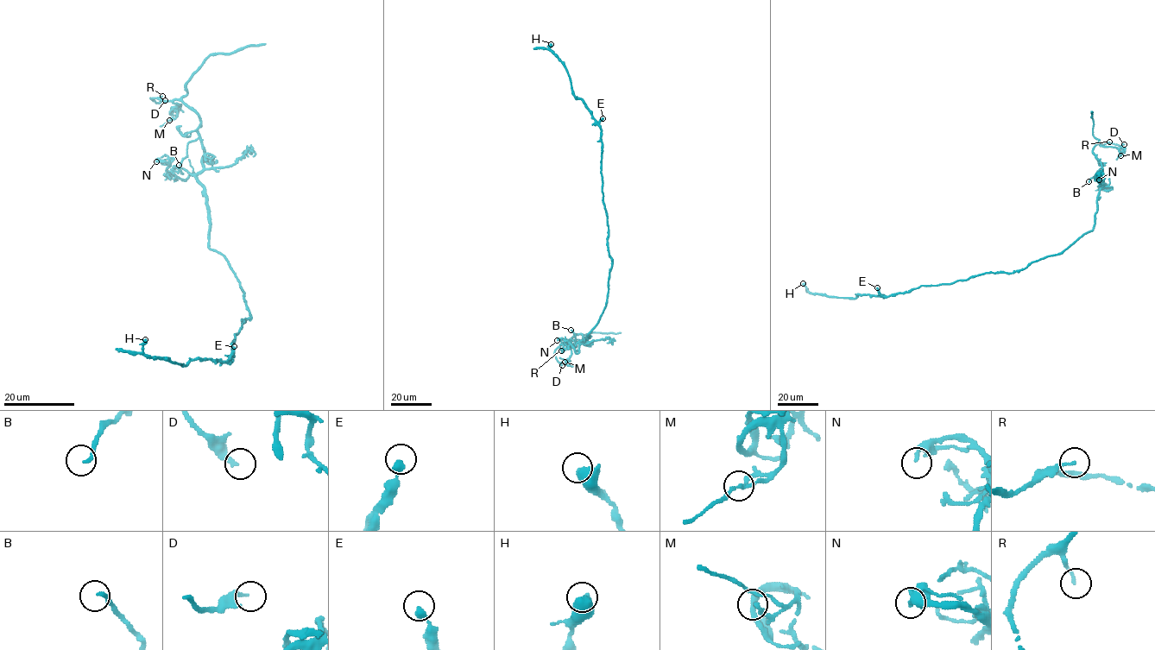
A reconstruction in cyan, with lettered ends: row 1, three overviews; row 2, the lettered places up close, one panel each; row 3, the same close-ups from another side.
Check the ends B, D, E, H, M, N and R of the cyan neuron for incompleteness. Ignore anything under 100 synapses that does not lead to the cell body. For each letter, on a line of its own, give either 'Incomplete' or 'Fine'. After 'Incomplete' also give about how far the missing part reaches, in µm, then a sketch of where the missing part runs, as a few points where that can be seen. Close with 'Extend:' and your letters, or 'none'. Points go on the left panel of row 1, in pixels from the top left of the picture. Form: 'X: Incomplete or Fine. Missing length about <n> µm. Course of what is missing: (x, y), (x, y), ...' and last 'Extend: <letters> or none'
B: Fine
D: Fine
E: Fine
H: Fine
M: Fine
N: Fine
R: Fine
Extend: none

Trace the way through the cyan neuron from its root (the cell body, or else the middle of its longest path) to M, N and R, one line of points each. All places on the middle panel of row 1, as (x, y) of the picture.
M: (612, 263), (607, 303), (599, 321), (581, 342), (584, 344), (581, 334), (567, 341), (571, 355), (564, 362)
N: (612, 263), (606, 305), (589, 337), (575, 346), (564, 349), (564, 340), (557, 340)
R: (612, 263), (607, 303), (597, 324), (581, 342), (584, 344), (583, 336), (575, 334), (561, 343), (561, 350)

